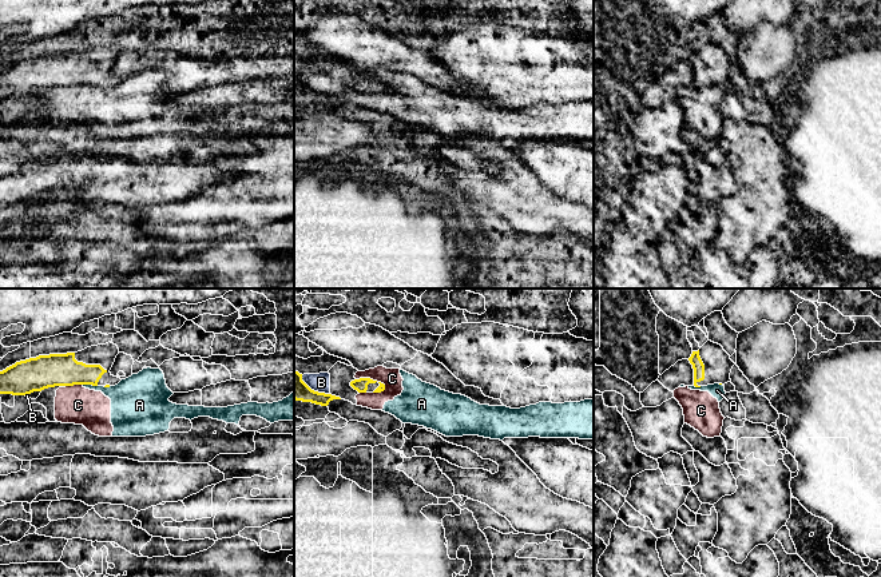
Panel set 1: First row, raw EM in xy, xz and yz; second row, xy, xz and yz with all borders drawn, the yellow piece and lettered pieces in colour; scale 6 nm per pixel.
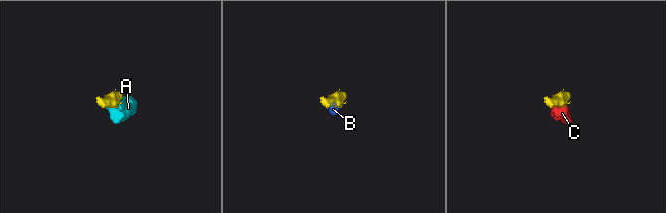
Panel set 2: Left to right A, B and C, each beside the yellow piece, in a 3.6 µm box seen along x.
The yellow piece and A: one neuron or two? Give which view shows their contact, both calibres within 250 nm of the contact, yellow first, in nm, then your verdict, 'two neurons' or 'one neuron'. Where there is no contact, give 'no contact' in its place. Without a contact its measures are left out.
meets yellow in xy; 190 nm thick on the yellow side, 220 nm on the other; two neurons

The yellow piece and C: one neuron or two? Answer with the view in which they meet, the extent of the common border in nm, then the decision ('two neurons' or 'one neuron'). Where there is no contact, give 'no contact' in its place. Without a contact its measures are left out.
xz | 200 nm | two neurons

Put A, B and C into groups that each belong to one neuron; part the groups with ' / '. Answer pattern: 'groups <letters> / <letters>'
groups A B C

